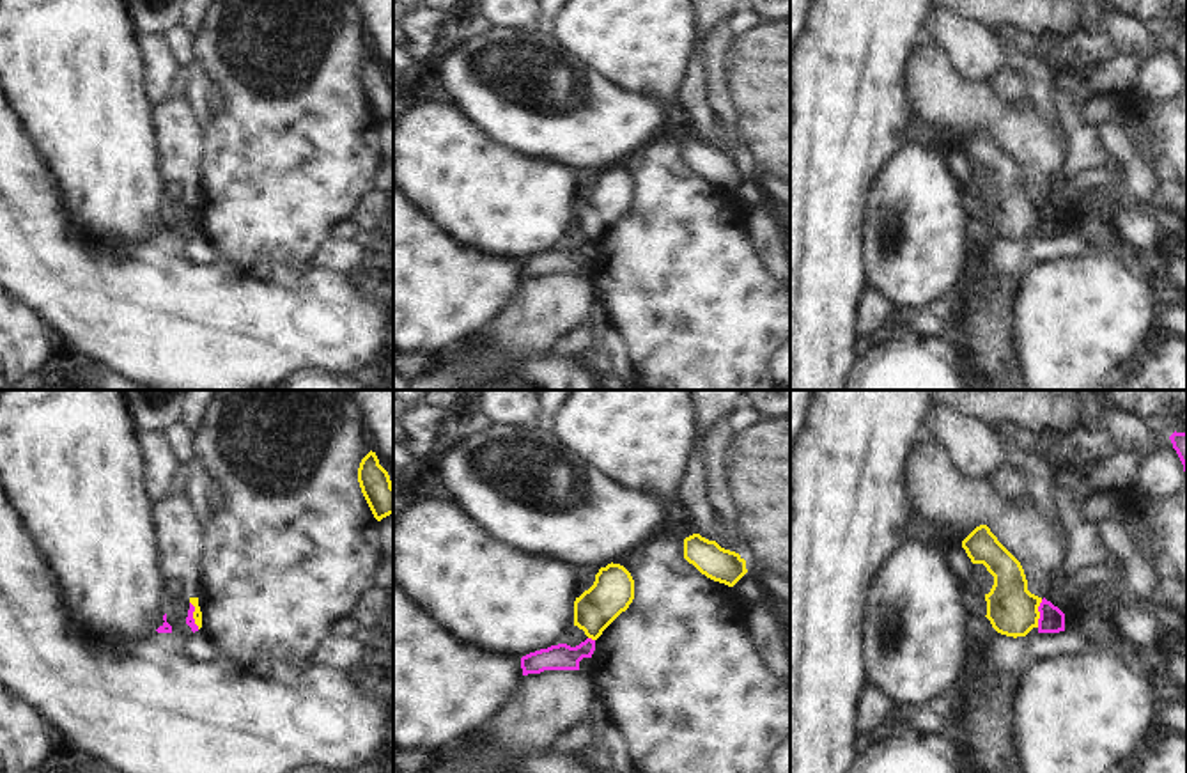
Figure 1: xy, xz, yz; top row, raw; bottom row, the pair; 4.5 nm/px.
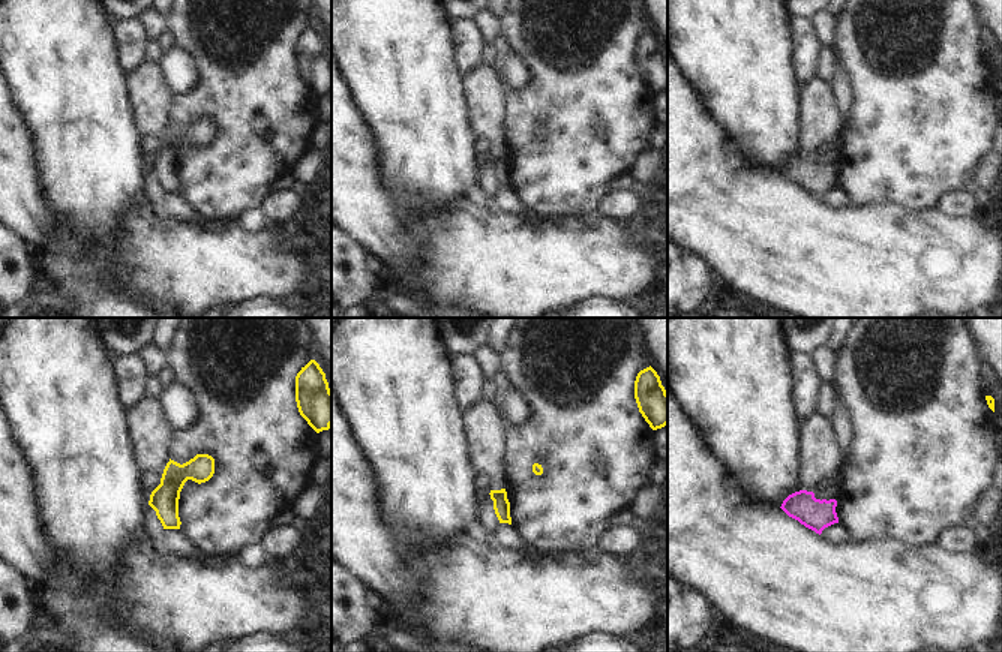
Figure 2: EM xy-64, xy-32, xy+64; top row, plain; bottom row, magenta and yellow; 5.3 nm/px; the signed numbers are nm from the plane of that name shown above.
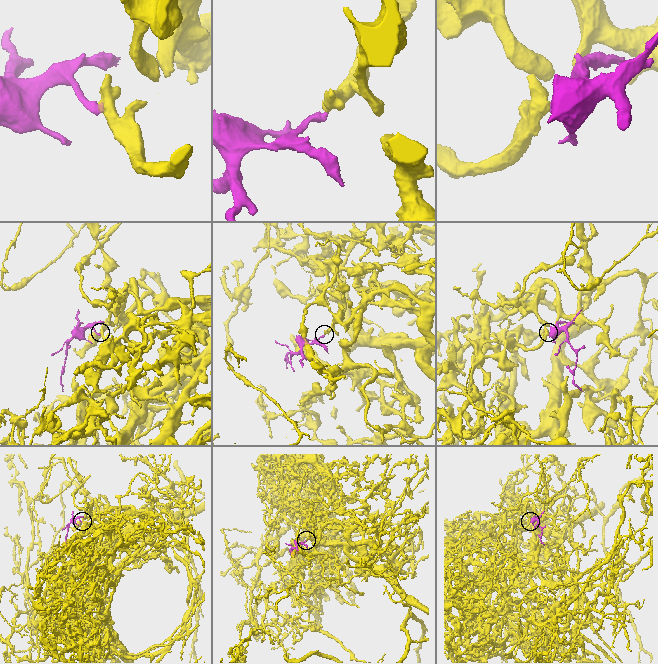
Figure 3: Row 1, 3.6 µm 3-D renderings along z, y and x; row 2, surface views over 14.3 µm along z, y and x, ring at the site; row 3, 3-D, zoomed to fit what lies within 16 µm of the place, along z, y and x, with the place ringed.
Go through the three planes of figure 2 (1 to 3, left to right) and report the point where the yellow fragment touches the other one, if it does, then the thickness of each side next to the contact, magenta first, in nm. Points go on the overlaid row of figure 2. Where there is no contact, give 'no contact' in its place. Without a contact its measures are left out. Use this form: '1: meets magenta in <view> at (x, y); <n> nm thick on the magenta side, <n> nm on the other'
1: no contact
2: no contact
3: no contact

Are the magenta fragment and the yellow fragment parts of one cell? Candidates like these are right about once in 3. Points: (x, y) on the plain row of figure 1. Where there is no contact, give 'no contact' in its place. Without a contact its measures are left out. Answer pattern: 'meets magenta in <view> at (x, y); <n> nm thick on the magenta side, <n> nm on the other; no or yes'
meets magenta in yz at (1040, 217); 110 nm thick on the magenta side, 220 nm on the other; no

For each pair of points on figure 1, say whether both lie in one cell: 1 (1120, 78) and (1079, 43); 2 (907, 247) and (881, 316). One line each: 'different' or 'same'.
1: different
2: different

